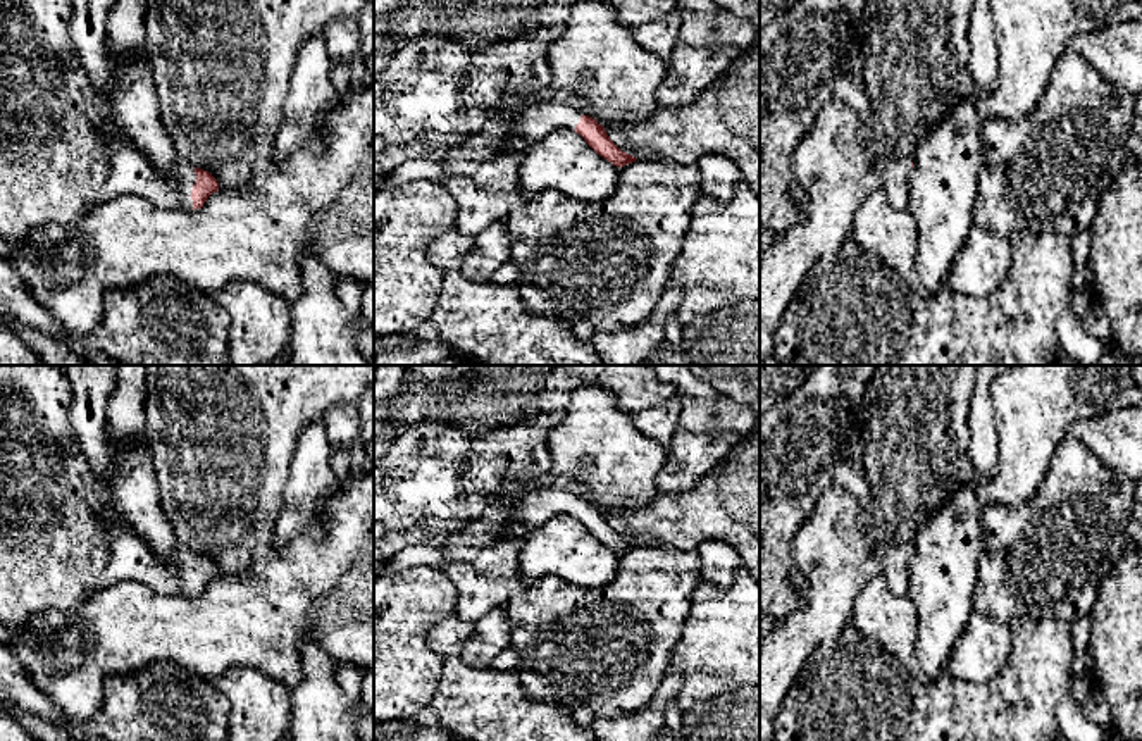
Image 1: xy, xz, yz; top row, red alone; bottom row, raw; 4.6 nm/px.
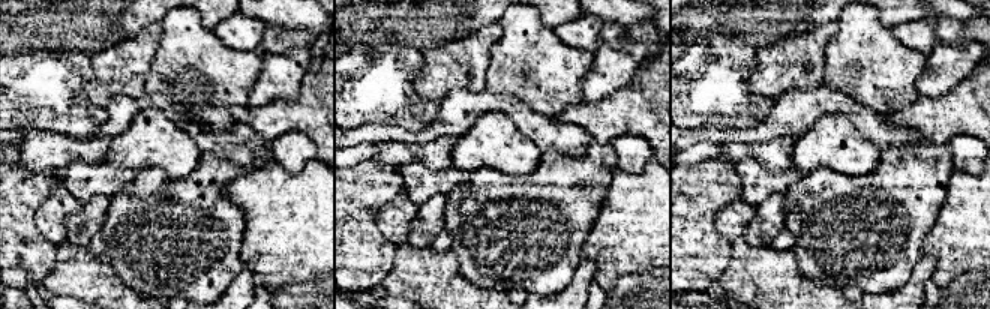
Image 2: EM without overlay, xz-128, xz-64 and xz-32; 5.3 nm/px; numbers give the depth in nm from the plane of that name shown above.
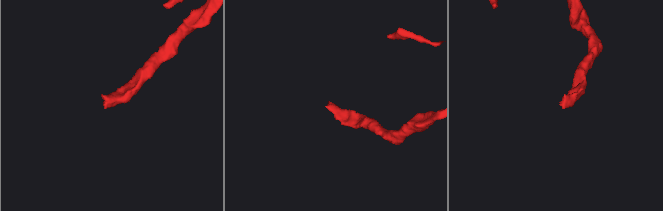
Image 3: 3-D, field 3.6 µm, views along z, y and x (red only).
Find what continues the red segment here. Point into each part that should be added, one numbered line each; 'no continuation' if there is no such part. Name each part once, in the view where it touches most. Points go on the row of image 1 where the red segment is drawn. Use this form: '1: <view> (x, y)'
1: xy (131, 173)

